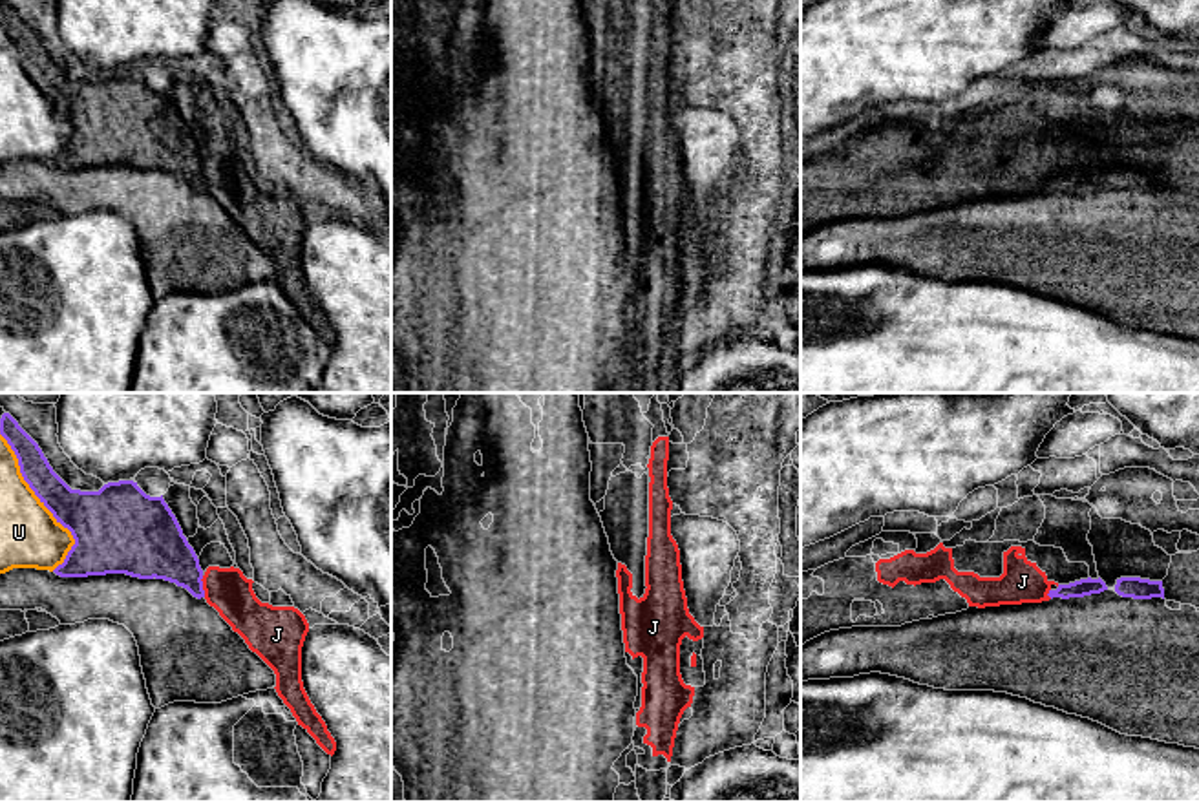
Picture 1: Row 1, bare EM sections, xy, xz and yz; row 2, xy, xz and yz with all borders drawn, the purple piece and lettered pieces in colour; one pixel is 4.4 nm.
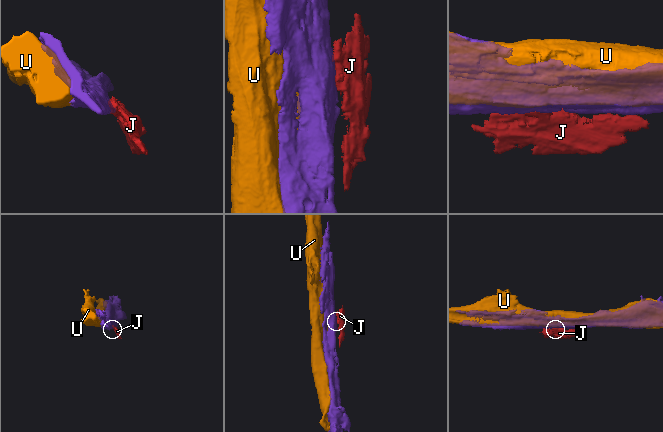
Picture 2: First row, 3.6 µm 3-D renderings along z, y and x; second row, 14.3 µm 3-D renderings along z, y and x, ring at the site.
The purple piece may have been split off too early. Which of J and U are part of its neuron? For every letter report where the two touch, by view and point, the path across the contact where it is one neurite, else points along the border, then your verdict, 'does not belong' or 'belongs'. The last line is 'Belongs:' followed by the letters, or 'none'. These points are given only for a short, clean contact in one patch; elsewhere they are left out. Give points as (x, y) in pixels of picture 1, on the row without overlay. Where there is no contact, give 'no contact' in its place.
J: meets purple in xy at (201, 178); border along xy (201, 167), (205, 187); does not belong
U: meets purple in xy at (41, 92); does not belong
Belongs: none

